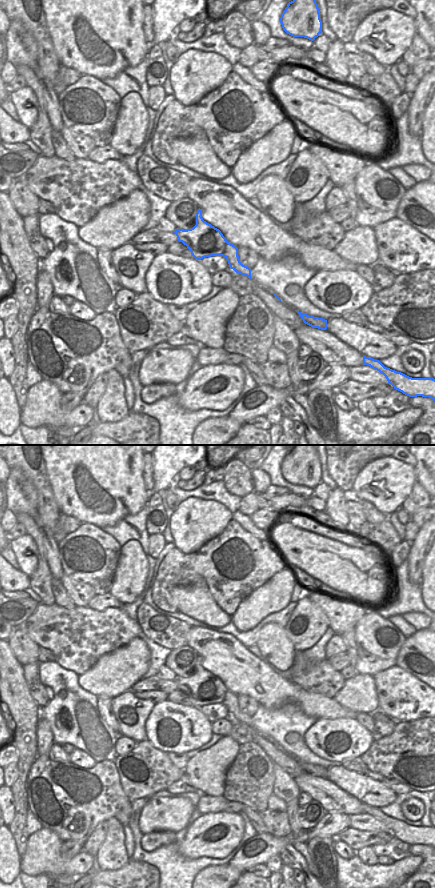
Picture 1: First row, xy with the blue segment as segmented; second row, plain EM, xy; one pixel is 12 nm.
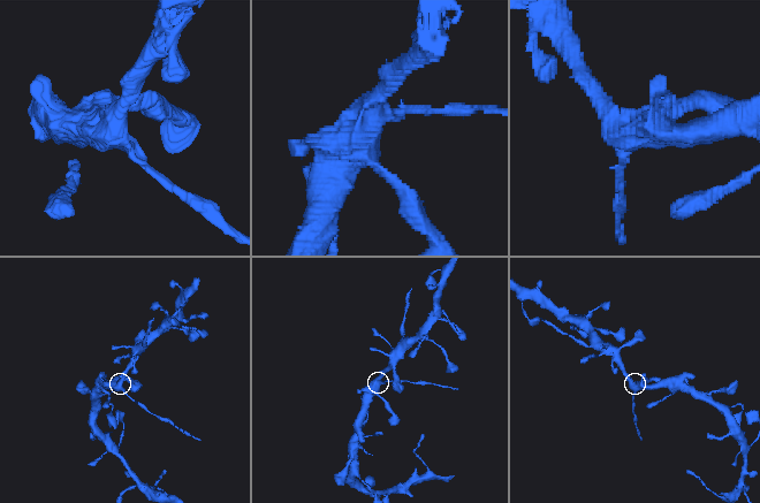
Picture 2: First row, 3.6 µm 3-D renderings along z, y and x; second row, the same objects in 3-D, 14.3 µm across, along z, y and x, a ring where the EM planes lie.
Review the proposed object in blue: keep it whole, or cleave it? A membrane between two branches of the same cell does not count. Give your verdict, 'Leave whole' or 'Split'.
Split.

